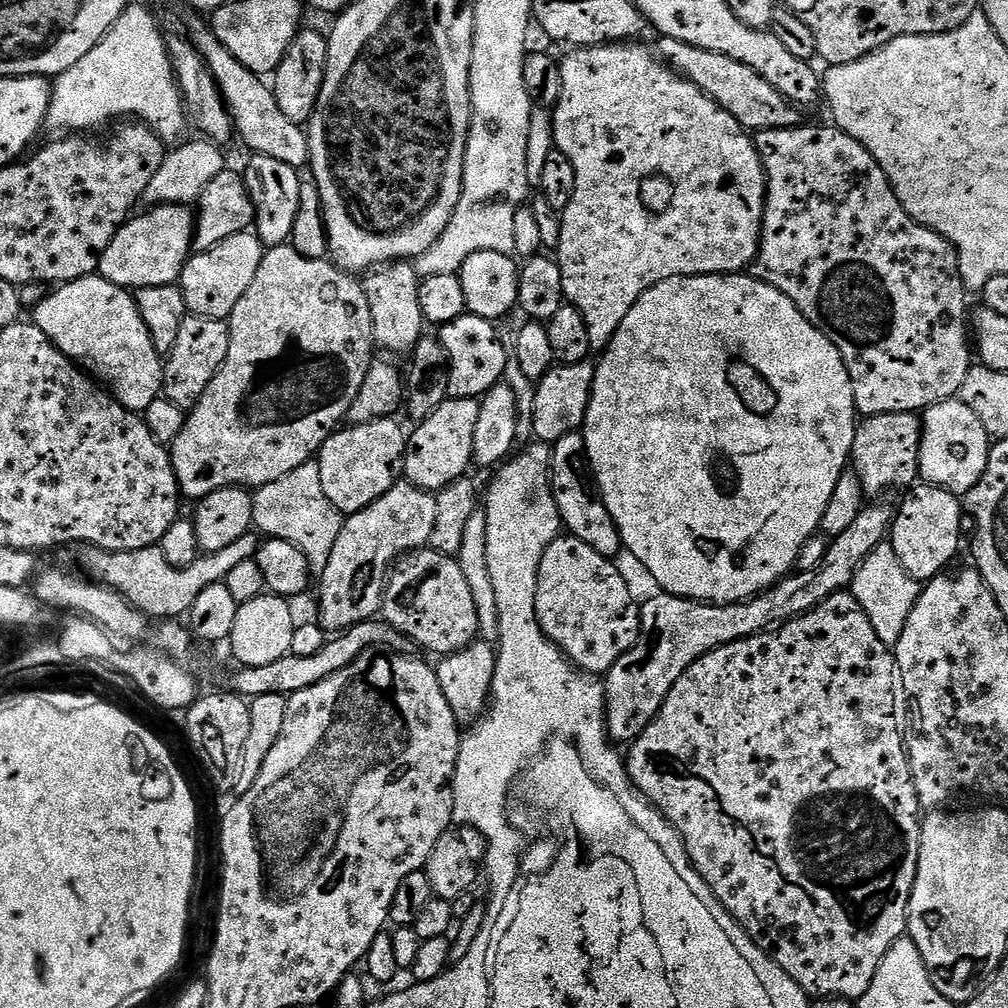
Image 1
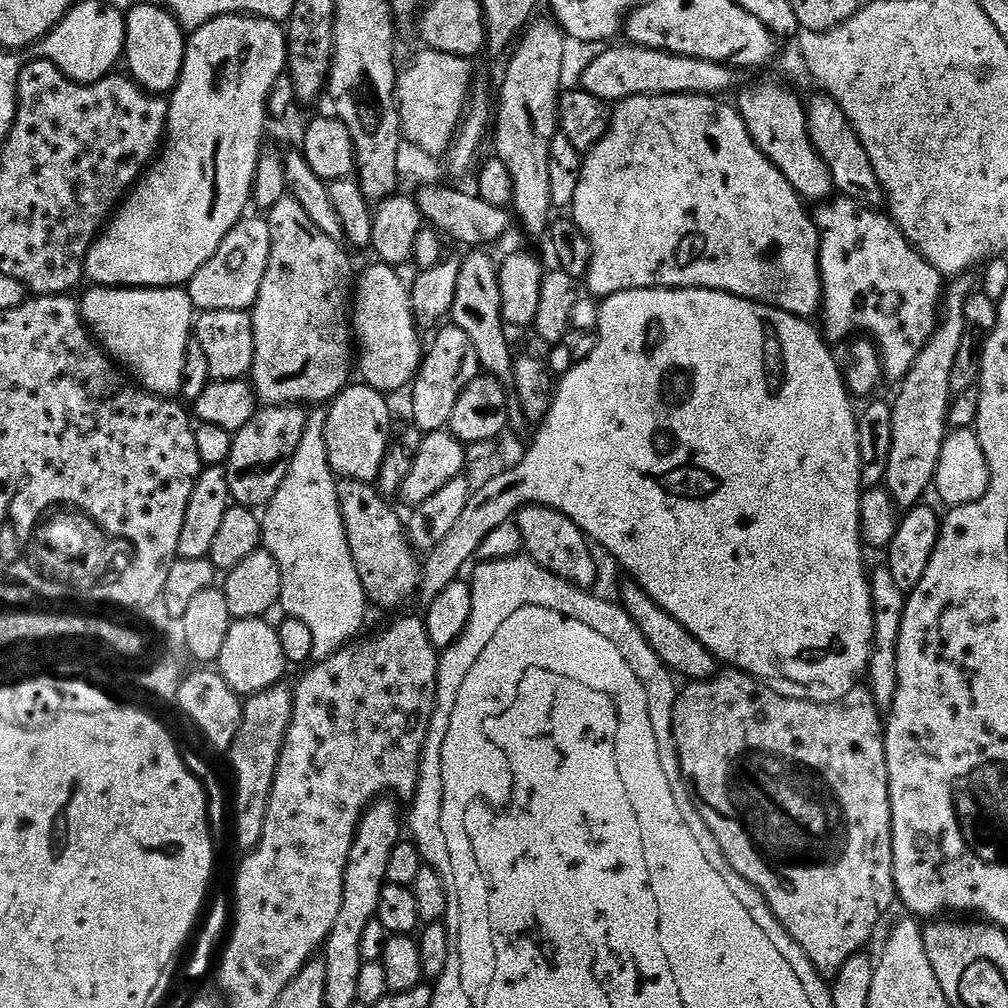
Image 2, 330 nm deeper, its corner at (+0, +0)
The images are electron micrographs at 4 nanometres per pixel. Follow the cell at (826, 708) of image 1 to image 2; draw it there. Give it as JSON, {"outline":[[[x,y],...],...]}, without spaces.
{"outline":[[[720,670],[708,680],[698,680],[684,687],[679,689],[673,708],[671,743],[677,748],[680,772],[684,776],[688,791],[691,792],[698,814],[705,820],[711,834],[714,834],[732,869],[763,894],[764,901],[770,906],[776,920],[788,931],[792,941],[807,954],[816,971],[825,978],[835,978],[838,970],[846,966],[846,958],[865,947],[864,943],[871,938],[872,931],[880,924],[880,919],[891,910],[892,903],[895,905],[898,900],[892,873],[894,850],[892,803],[884,745],[886,724],[882,719],[881,709],[876,707],[872,693],[864,686],[851,688],[835,704],[816,704],[807,698],[795,700],[792,696],[783,696],[765,681],[757,680],[755,676],[739,670]]]}

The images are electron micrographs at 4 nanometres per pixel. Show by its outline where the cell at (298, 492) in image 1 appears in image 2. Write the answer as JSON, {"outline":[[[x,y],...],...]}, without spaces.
{"outline":[[[316,410],[309,415],[308,425],[302,434],[302,442],[298,442],[298,450],[294,450],[294,462],[290,462],[290,470],[286,470],[282,486],[278,486],[278,494],[274,494],[274,498],[262,512],[263,547],[272,555],[274,562],[278,562],[278,570],[282,570],[279,607],[284,608],[285,617],[293,616],[306,622],[314,638],[312,660],[315,663],[330,658],[338,650],[347,648],[353,643],[361,635],[359,632],[364,628],[364,619],[368,616],[368,608],[370,609],[370,601],[364,592],[362,578],[358,578],[358,570],[350,554],[346,526],[342,522],[338,477],[330,466],[330,454],[326,454],[327,421],[327,411]]]}

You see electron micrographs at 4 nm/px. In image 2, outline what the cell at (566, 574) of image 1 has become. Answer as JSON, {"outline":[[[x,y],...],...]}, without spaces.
{"outline":[[[526,504],[514,517],[514,525],[524,539],[523,551],[538,566],[550,574],[570,582],[576,588],[595,589],[596,556],[593,545],[584,532],[566,514],[542,504]]]}

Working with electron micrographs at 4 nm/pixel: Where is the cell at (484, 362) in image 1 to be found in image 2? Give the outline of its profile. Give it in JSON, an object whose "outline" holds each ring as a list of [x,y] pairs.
{"outline":[[[444,326],[433,336],[436,337],[429,348],[427,345],[420,362],[420,370],[410,385],[412,420],[420,434],[445,431],[454,414],[454,406],[458,406],[462,390],[466,390],[466,386],[470,386],[470,382],[482,372],[478,350],[474,350],[474,342],[470,342],[464,331],[454,326]]]}

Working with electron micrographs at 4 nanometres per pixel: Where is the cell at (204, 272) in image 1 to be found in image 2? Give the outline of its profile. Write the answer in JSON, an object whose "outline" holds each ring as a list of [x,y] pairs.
{"outline":[[[241,219],[230,229],[220,248],[206,261],[186,285],[193,309],[200,312],[238,310],[246,312],[256,303],[266,266],[270,262],[270,226],[267,219]]]}

